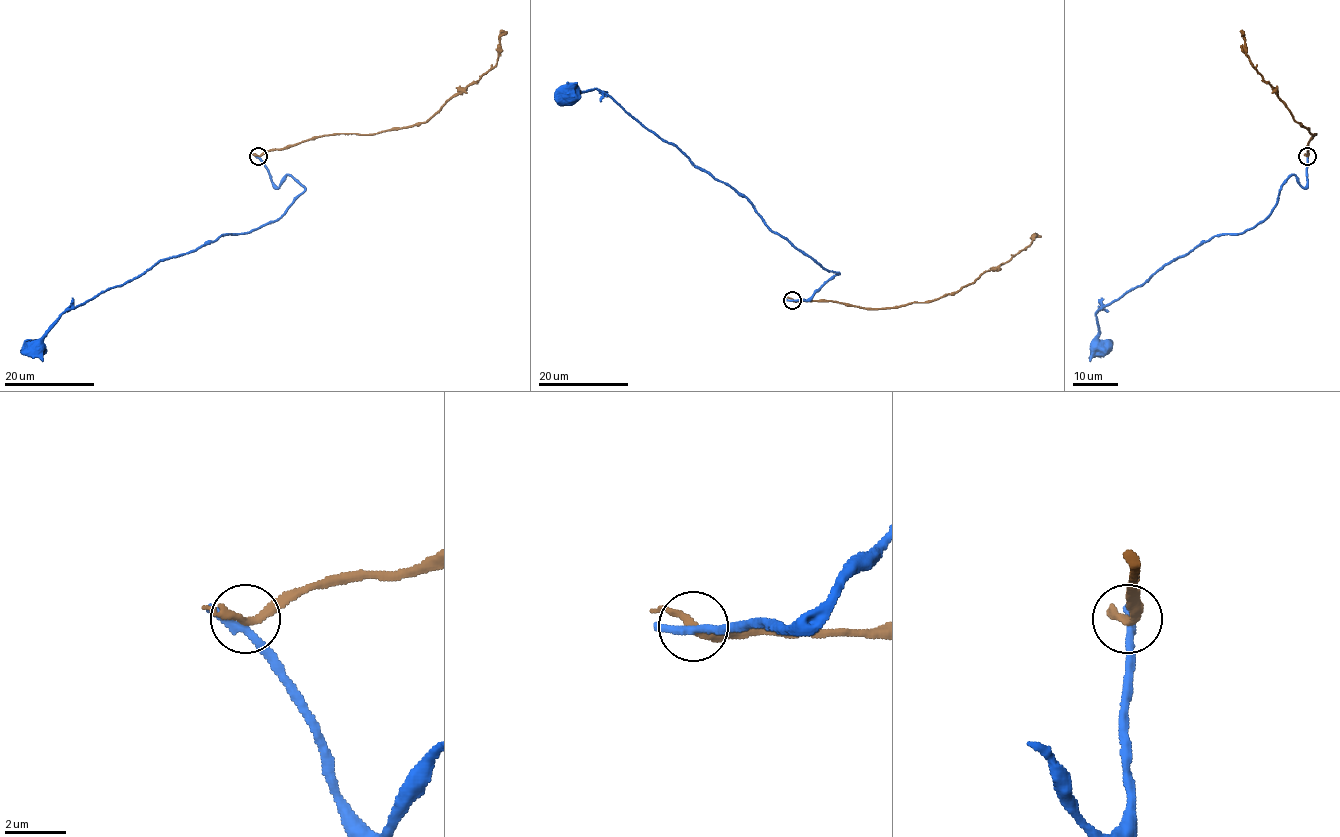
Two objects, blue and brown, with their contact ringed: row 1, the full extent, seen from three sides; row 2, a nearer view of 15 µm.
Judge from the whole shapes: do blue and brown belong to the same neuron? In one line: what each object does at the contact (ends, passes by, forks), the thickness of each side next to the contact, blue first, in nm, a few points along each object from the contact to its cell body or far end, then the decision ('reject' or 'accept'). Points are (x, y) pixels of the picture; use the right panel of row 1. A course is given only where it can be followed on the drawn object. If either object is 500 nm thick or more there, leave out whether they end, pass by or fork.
blue ends there; brown passes by; 360 nm thick on the blue side, 240 nm on the other; blue runs (1306, 156), (1306, 184), (1292, 175), (1275, 208), (1252, 228), (1211, 237), (1103, 307), (1096, 315), (1100, 345); brown runs (1306, 156), (1309, 141), (1315, 133), (1293, 117), (1277, 93), (1251, 63), (1242, 31); reject

